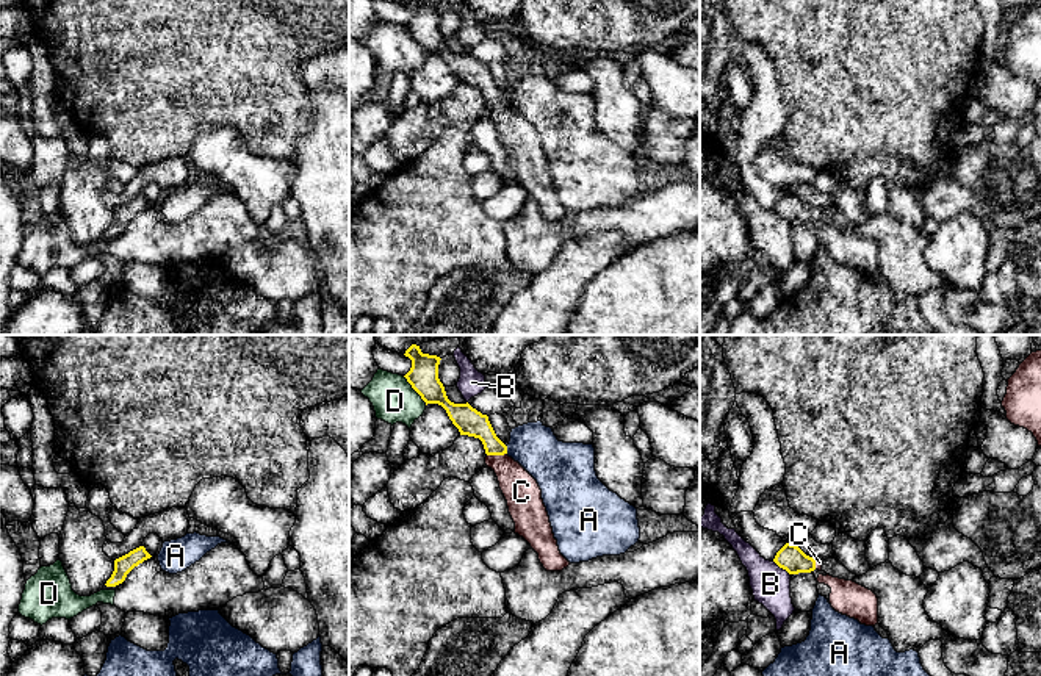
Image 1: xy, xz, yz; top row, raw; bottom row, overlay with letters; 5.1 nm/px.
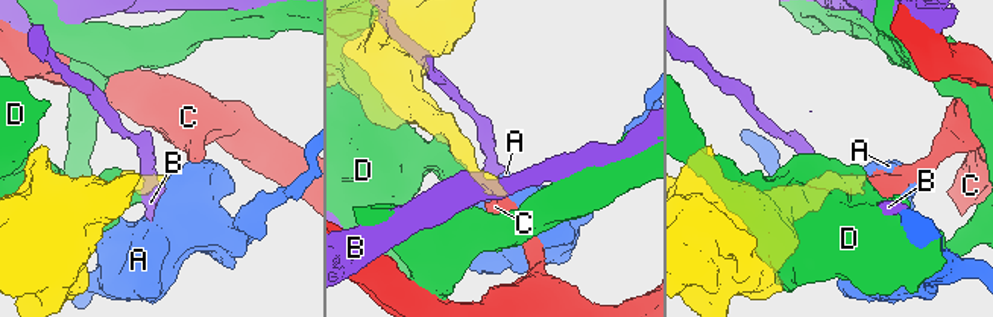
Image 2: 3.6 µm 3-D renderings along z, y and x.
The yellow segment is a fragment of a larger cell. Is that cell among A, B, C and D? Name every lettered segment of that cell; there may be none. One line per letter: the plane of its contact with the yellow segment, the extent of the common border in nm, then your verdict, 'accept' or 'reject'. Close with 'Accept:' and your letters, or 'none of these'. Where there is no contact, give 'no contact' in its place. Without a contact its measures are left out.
A: contact in xz; length 40 nm; reject
B: contact in yz; length 120 nm; reject
C: contact in xz; length 110 nm; accept
D: contact in xz; length 200 nm; reject
Accept: C

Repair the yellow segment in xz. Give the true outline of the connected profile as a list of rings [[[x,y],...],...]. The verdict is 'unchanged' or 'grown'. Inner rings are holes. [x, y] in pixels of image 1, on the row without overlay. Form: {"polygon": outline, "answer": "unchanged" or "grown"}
{"polygon": [[[405,0],[404,5],[412,9],[412,17],[404,27],[426,55],[441,55],[460,84],[482,91],[487,103],[485,114],[498,127],[509,163],[515,172],[515,183],[531,194],[546,221],[567,218],[570,211],[559,200],[537,130],[507,105],[507,95],[496,86],[488,66],[473,58],[468,52],[454,53],[448,49],[438,28],[440,6],[423,3],[421,0]]], "answer": "grown"}

